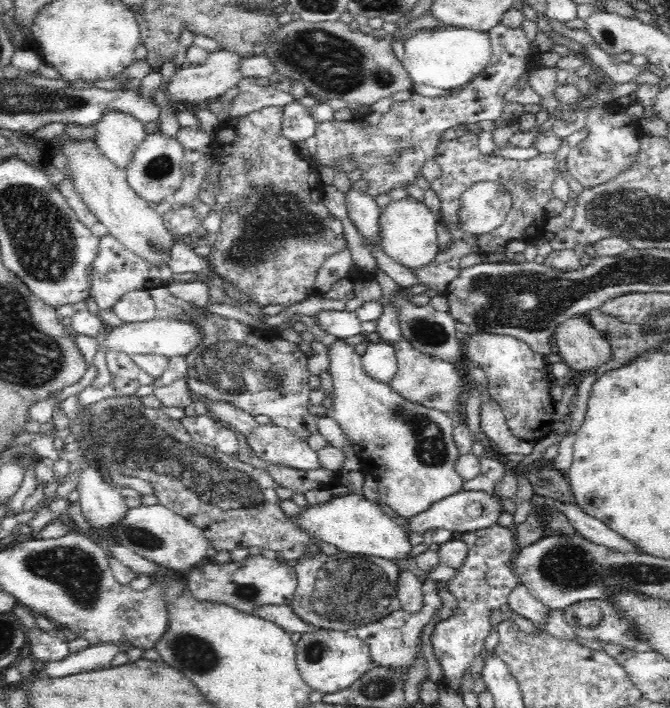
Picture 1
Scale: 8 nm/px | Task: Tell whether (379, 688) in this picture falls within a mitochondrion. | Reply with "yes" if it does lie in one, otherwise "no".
yes

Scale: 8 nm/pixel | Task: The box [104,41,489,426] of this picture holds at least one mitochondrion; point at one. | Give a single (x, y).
(243, 365)

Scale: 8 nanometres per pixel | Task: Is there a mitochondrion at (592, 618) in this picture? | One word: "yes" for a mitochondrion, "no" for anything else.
yes

